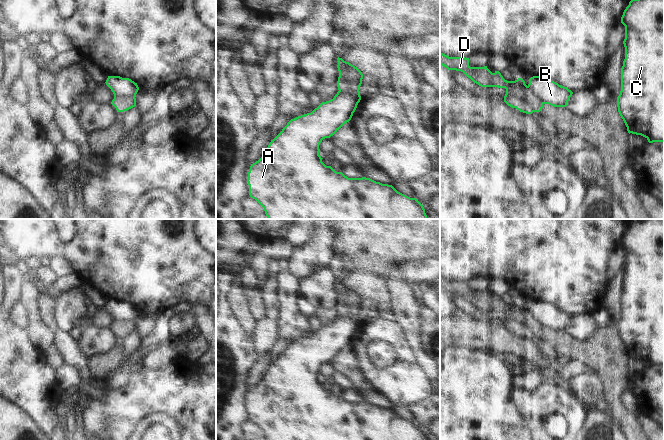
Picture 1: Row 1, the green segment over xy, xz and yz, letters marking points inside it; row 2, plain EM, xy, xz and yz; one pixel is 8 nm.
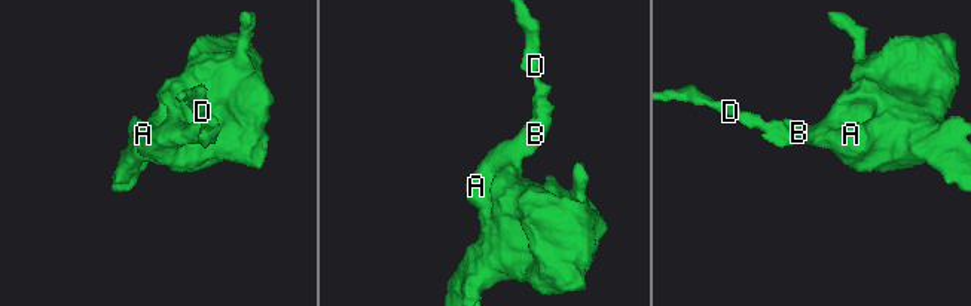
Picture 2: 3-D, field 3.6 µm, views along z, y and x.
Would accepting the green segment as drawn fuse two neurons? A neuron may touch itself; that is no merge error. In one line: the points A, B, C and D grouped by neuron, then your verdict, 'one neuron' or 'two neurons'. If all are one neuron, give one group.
A B C / D | two neurons

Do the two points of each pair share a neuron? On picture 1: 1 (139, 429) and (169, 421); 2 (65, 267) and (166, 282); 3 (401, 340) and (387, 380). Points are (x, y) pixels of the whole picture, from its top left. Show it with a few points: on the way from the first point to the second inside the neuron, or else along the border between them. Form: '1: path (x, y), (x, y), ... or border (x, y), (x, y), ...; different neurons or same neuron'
1: path (146, 423), (150, 420), (162, 420); same neuron
2: border (53, 257), (65, 257), (72, 264), (76, 272); different neurons
3: path (403, 350), (403, 364), (397, 370); same neuron

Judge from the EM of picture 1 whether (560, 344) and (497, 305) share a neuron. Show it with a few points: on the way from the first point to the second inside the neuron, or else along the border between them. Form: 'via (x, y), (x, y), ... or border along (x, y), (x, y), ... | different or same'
via (544, 333), (529, 327), (513, 313) | same

